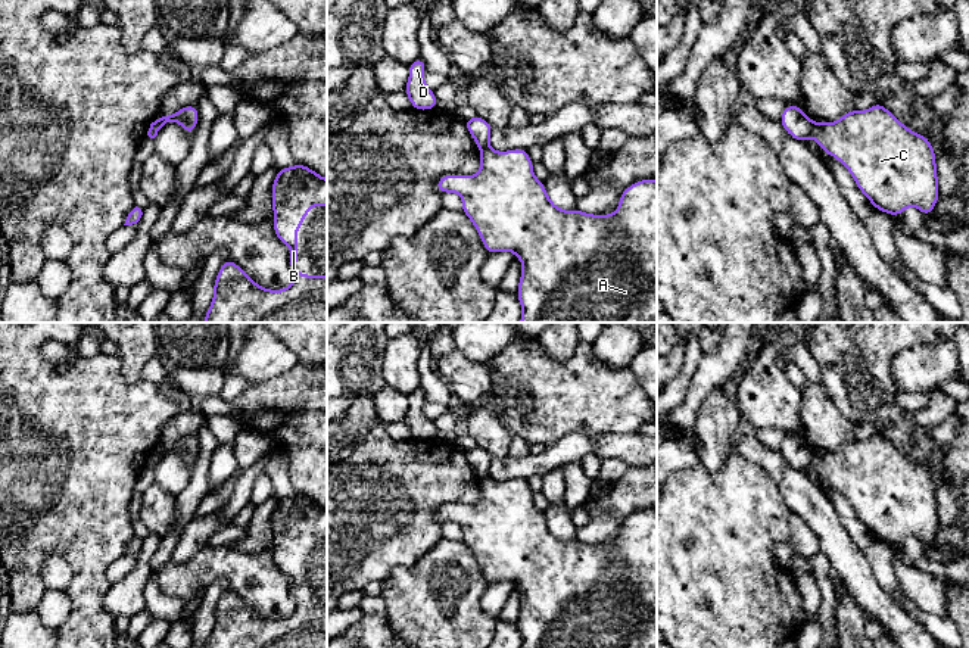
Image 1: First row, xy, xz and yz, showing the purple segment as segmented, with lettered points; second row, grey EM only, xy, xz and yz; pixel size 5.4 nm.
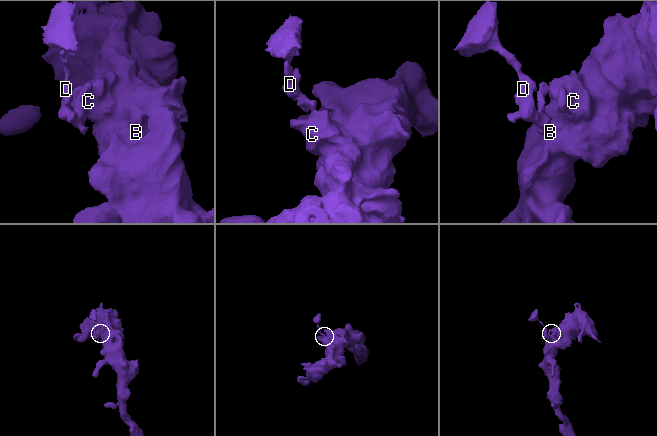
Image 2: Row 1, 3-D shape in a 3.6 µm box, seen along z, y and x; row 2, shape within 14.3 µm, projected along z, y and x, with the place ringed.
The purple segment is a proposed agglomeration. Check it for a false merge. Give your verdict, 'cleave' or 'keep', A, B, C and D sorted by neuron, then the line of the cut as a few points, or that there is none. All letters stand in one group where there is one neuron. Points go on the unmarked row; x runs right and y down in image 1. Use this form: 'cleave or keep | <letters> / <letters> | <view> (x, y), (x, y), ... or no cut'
cleave | A B C / D | yz (813, 452), (810, 464)

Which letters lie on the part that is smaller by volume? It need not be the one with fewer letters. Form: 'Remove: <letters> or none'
Remove: D

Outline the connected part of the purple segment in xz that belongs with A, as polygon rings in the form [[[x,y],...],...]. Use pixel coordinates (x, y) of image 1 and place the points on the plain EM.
[[[490,477],[480,479],[480,501],[476,505],[446,504],[436,511],[439,523],[458,523],[462,529],[461,542],[465,543],[477,560],[489,585],[508,580],[521,591],[523,599],[518,611],[517,629],[523,636],[521,648],[657,648],[657,510],[645,508],[620,521],[619,538],[614,543],[595,545],[579,540],[564,540],[554,535],[546,524],[545,513],[533,504],[533,492],[526,479],[496,482]]]

